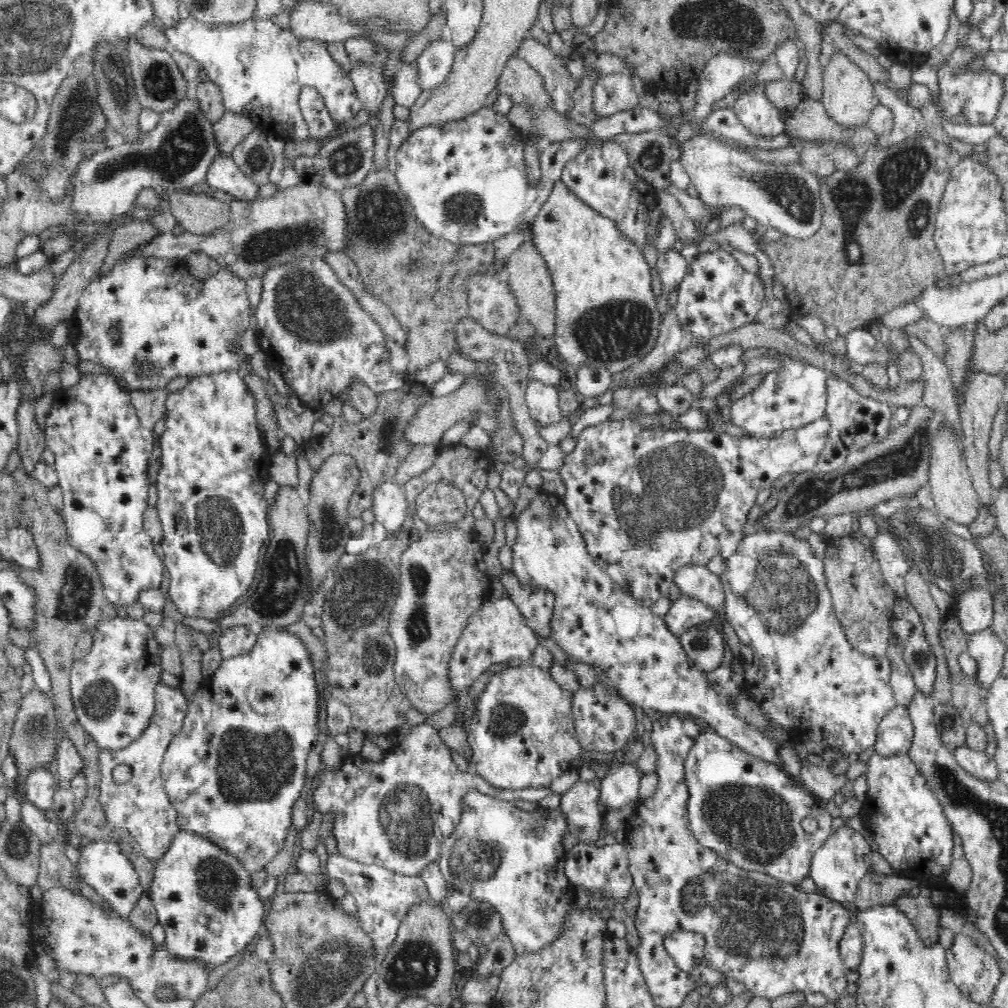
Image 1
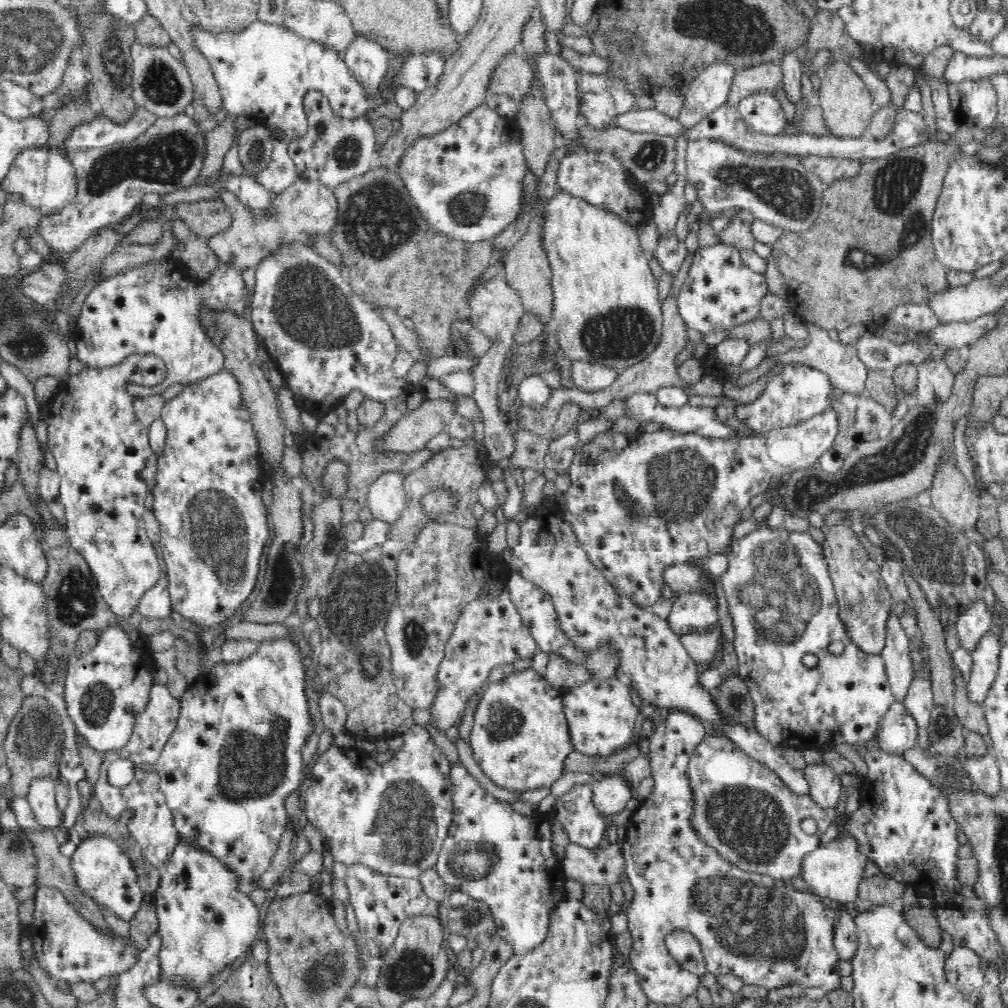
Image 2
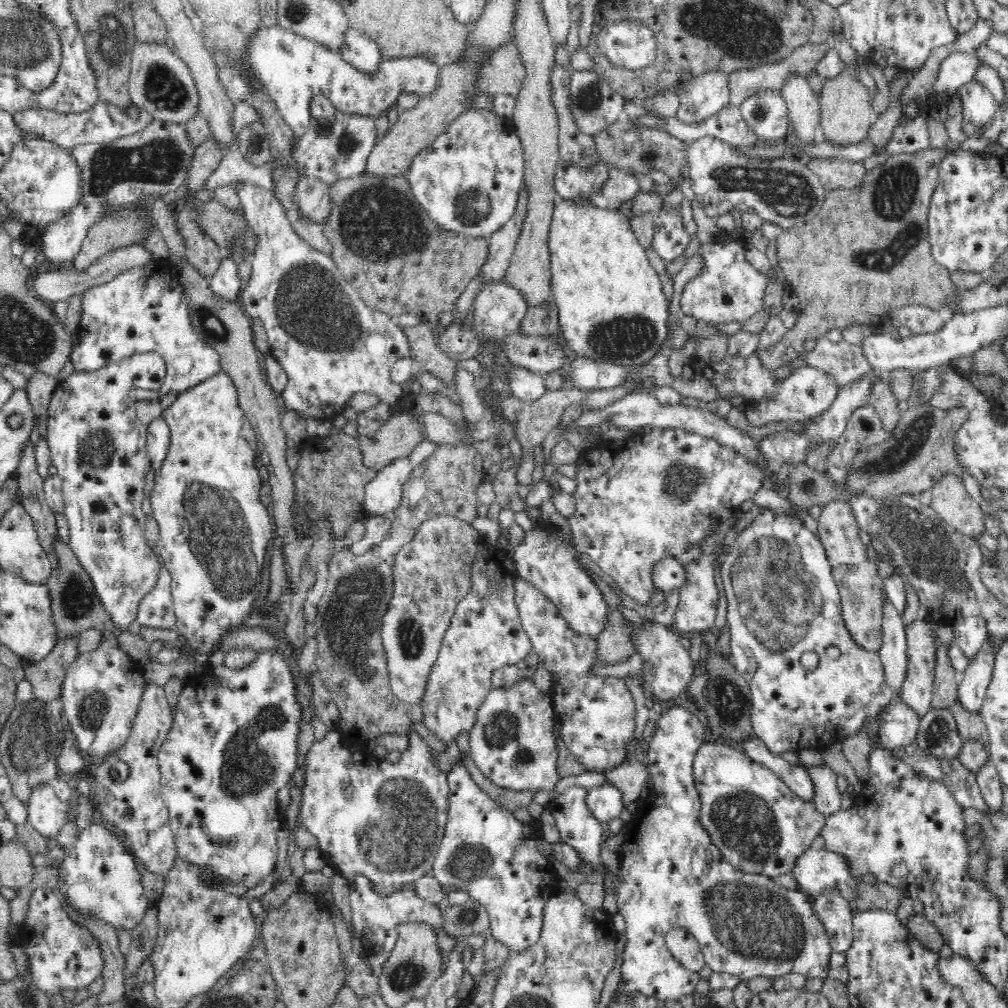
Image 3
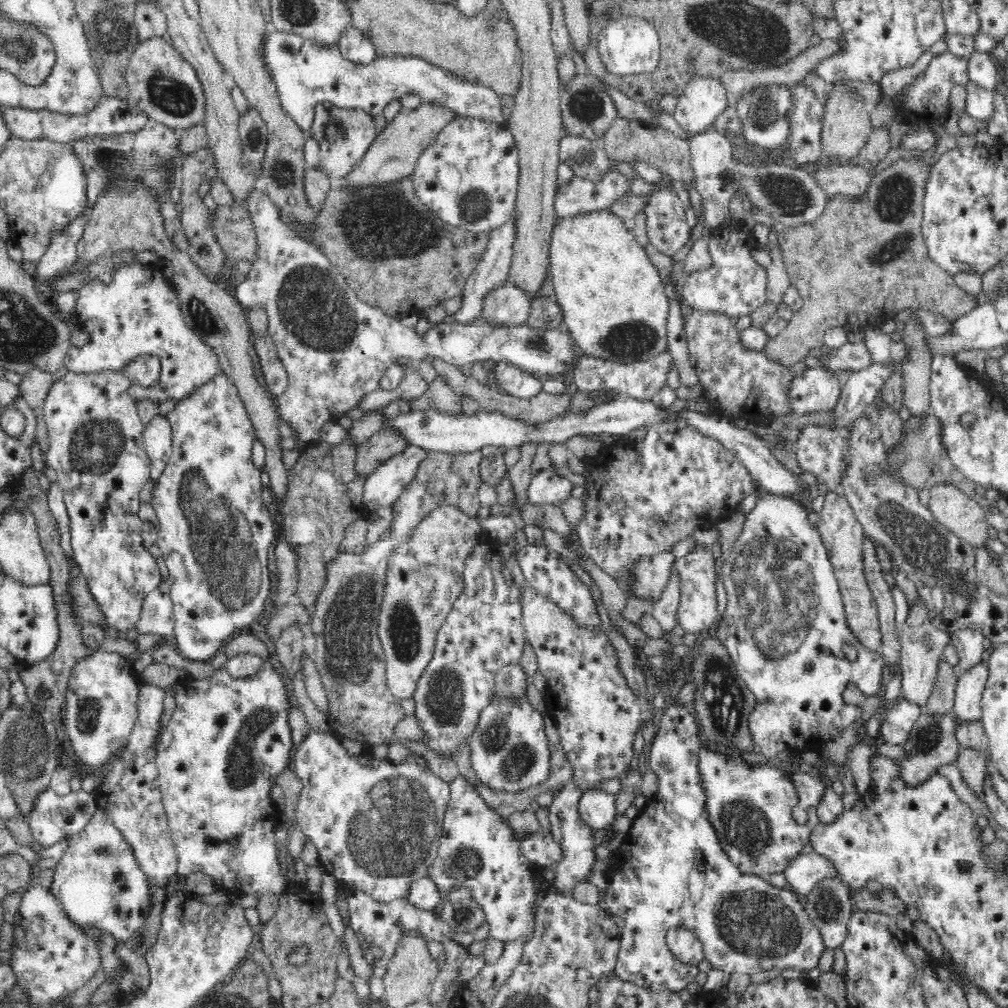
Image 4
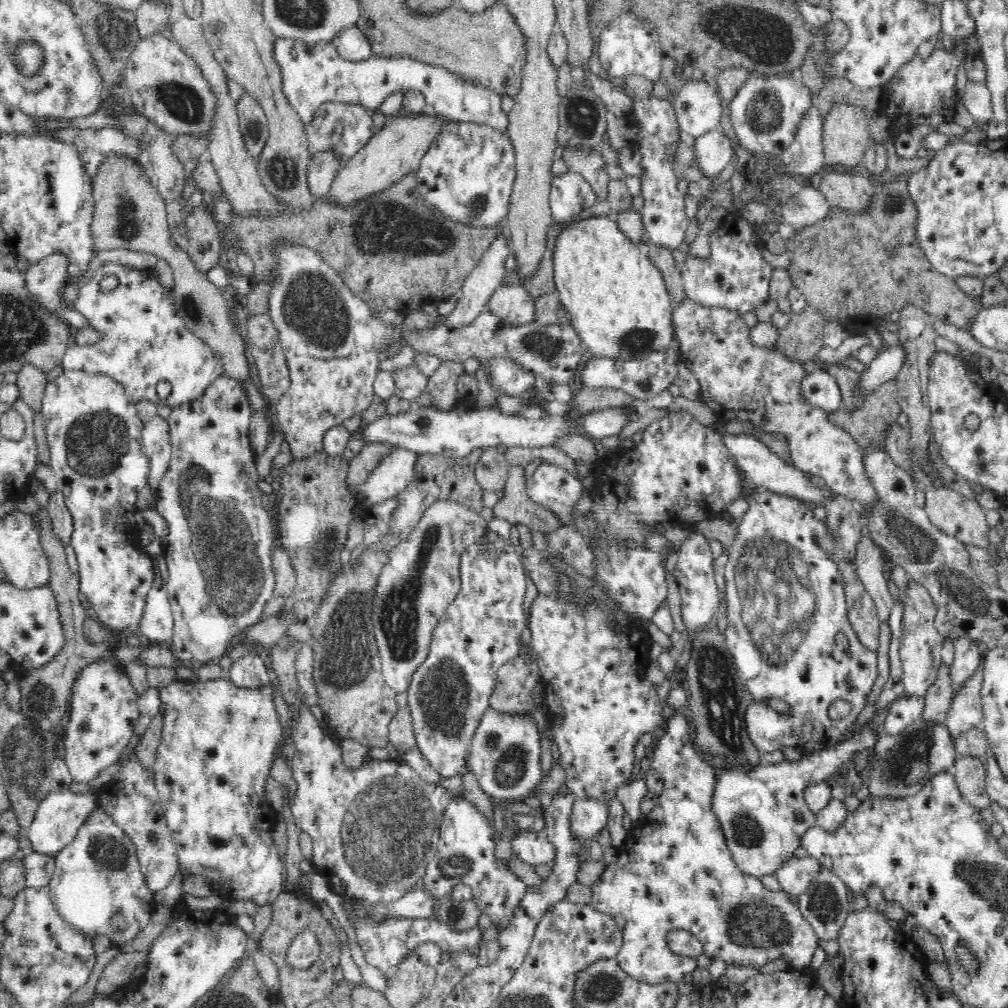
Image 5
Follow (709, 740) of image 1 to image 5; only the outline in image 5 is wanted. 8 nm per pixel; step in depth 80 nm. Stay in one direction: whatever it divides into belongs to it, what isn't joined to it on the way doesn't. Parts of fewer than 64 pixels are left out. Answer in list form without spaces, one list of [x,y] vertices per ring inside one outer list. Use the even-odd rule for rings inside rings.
[[[881,719],[866,722],[866,724],[858,726],[852,734],[846,734],[844,738],[806,750],[798,762],[784,759],[780,763],[763,763],[752,768],[750,772],[714,768],[716,769],[716,786],[714,786],[712,811],[718,815],[720,825],[724,829],[724,838],[726,838],[728,849],[743,873],[761,879],[766,874],[774,874],[775,870],[794,857],[794,851],[799,848],[800,835],[817,826],[816,814],[812,814],[806,804],[806,788],[810,784],[823,782],[827,775],[841,772],[844,764],[850,764],[854,758],[860,756],[860,752],[872,748],[879,739],[881,729]]]

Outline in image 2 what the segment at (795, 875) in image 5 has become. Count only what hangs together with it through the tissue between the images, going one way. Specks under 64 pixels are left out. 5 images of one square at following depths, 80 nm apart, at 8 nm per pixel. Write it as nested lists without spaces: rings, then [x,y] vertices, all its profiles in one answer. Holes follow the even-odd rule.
[[[837,836],[824,846],[816,847],[802,859],[799,876],[808,884],[809,892],[823,900],[855,902],[867,862],[868,858],[856,850],[856,842],[852,838],[840,840]]]

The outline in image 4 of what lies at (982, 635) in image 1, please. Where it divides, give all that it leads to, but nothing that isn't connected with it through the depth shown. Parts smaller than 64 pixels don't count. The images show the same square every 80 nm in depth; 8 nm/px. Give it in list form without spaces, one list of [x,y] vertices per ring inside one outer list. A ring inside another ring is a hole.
[[[982,661],[957,679],[951,718],[957,726],[960,722],[981,722],[981,698],[987,676],[988,662]]]

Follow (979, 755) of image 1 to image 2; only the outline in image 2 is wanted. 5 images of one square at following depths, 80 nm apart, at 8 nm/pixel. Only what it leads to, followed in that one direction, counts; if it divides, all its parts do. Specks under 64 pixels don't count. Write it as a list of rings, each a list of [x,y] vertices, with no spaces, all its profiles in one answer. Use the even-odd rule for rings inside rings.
[[[988,752],[982,758],[970,758],[963,761],[961,754],[959,760],[963,762],[964,767],[970,771],[972,780],[982,795],[988,797],[988,799],[996,799],[1004,788],[1001,784],[1001,774],[995,757],[991,752]]]

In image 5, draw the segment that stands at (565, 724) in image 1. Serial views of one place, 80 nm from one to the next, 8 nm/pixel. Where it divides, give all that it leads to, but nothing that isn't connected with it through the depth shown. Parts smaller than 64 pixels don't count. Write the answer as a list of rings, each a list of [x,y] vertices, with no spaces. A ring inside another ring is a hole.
[[[488,708],[472,737],[469,768],[484,794],[496,800],[518,800],[540,785],[540,732],[530,716],[507,716]]]

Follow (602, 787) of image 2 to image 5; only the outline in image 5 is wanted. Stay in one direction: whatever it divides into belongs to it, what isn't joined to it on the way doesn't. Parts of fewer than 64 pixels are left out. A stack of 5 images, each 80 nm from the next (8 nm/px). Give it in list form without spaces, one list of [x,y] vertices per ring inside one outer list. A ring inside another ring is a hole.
[[[574,801],[569,810],[569,832],[578,842],[590,844],[599,830],[607,826],[610,804],[598,801]]]

